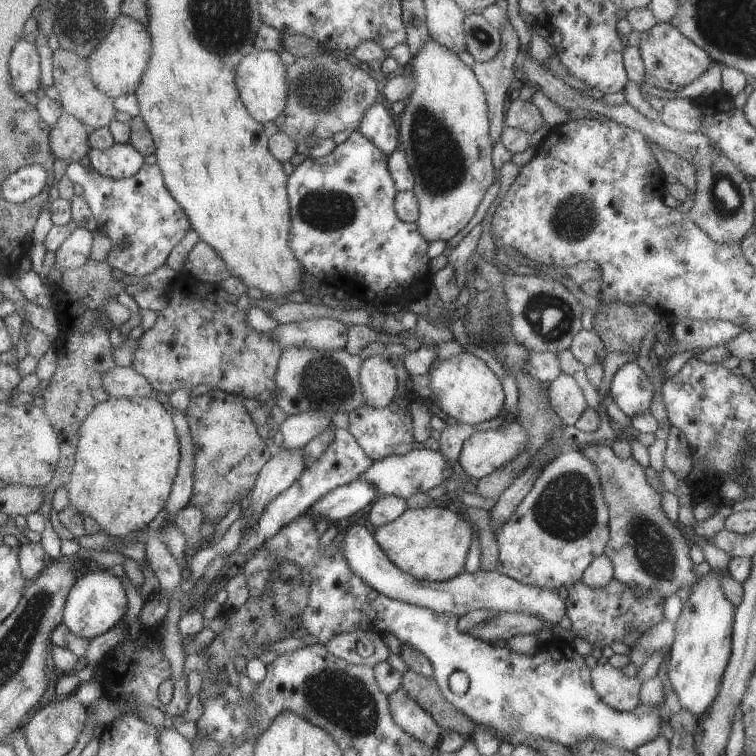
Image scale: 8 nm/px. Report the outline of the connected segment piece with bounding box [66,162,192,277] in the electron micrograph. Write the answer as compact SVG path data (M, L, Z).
M72 162L70 166L67 166L66 175L73 183L82 186L84 196L96 219L97 228L111 239L112 246L106 262L112 268L122 270L125 275L146 277L147 274L160 268L166 263L172 249L182 241L190 229L192 230L190 220L182 210L180 203L176 202L176 199L168 192L162 171L157 164L144 163L136 174L125 179L113 179L102 176L92 167L86 168L78 162Z

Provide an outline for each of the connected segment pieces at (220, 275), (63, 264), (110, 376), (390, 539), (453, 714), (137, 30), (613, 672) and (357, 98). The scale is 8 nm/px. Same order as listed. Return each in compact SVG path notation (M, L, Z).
M198 241L190 250L183 271L196 276L200 282L216 285L220 285L220 282L232 276L228 264L220 258L220 254L212 246L208 246L204 241Z
M80 227L71 232L55 252L55 268L68 270L84 266L90 259L90 248L94 240L92 236L93 233Z
M116 366L102 376L104 390L110 398L144 398L154 396L150 382L134 367Z
M409 508L404 511L402 516L393 520L390 524L376 527L376 530L374 530L374 538L380 545L380 548L384 550L384 554L390 558L390 562L396 564L400 570L411 574L414 578L430 582L444 582L465 571L466 556L468 556L470 542L472 542L472 526L464 520L464 515L451 508Z
M408 669L403 672L401 687L406 690L408 696L412 696L424 710L427 710L432 718L445 731L456 731L473 736L478 726L468 716L464 716L460 710L456 710L451 702L442 696L436 679L428 678L422 673Z
M120 15L113 23L112 30L103 38L98 48L88 56L90 76L94 84L110 98L135 94L136 86L152 56L152 37L145 24L129 16Z
M603 660L591 669L591 678L594 690L608 706L620 712L632 712L641 704L642 682L637 675L629 677L622 669Z
M325 50L318 56L297 58L292 66L286 67L288 100L284 112L275 118L277 132L288 135L294 142L302 143L308 136L332 139L342 130L357 131L362 117L374 102L385 99L380 95L376 81L370 73L355 66L338 53Z

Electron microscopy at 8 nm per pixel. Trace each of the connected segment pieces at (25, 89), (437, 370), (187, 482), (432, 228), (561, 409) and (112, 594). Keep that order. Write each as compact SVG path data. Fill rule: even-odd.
M22 39L12 49L9 58L10 78L12 88L24 96L29 92L37 92L40 84L41 58L35 43Z
M465 351L452 358L441 359L429 370L429 375L432 396L436 397L437 406L456 422L474 425L492 420L505 410L505 392L498 376L488 367L486 361L472 353Z
M178 410L171 416L176 427L178 440L180 441L181 459L168 502L165 506L168 514L170 514L168 521L172 521L174 516L176 516L176 512L184 509L186 504L191 502L194 482L194 444L187 418Z
M428 38L428 40L424 42L424 46L420 48L418 54L414 55L413 58L412 75L414 76L414 80L416 80L416 88L414 88L412 96L405 101L405 109L403 113L400 114L399 136L402 136L402 146L404 146L404 152L407 154L406 158L412 169L412 174L415 176L415 185L412 191L416 194L420 206L420 216L416 222L418 225L417 230L429 243L438 240L447 242L450 238L454 238L454 236L472 220L476 210L478 210L480 202L482 202L482 198L484 198L488 188L496 181L496 176L498 175L495 172L492 162L492 148L494 142L490 136L490 118L488 116L487 98L482 85L478 82L476 76L474 76L472 69L460 60L457 53L448 50L448 48L444 48L444 46L438 44L434 38Z
M567 374L557 376L547 392L550 404L566 425L575 425L588 407L582 388Z
M111 569L88 570L75 580L66 599L63 623L76 635L92 640L108 632L115 624L126 617L128 598L126 588L118 576Z

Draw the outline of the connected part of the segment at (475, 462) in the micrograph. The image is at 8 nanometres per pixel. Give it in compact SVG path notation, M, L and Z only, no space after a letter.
M518 420L494 430L474 432L464 442L459 463L466 475L482 477L506 466L526 448L528 434Z

